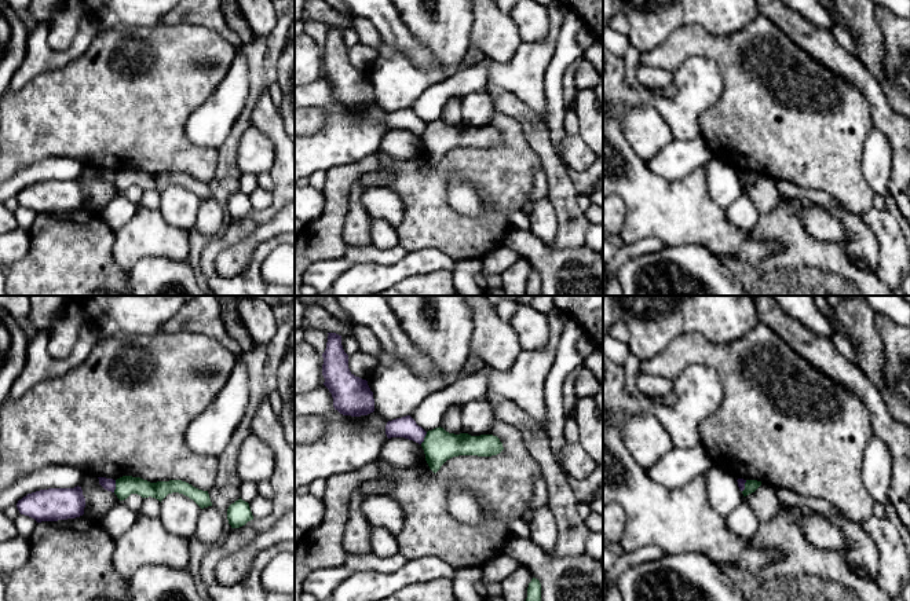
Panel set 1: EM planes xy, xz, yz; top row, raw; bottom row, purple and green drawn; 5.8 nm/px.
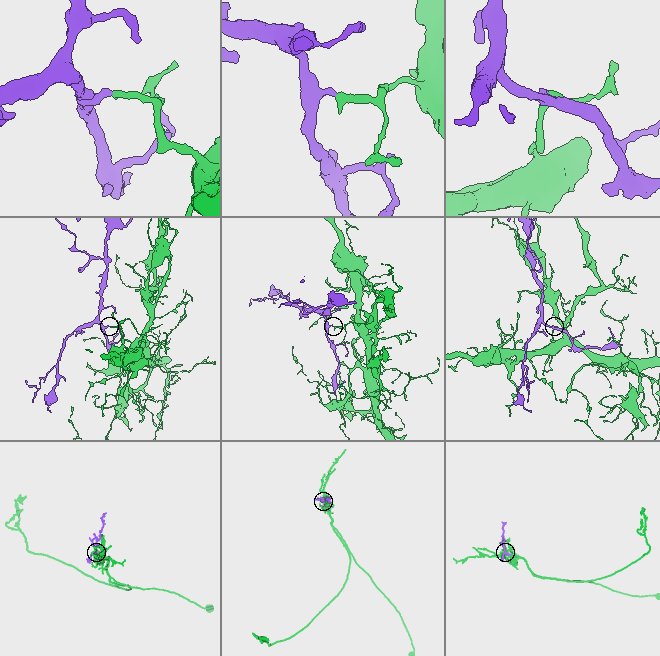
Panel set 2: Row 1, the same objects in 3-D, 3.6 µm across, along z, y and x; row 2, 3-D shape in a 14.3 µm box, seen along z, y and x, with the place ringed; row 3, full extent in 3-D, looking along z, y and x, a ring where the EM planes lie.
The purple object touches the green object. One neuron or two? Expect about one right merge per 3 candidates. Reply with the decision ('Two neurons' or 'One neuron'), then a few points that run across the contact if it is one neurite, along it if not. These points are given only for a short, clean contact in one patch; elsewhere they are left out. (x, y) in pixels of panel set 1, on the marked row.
Two neurons. Line: xy (116, 480), (113, 491)

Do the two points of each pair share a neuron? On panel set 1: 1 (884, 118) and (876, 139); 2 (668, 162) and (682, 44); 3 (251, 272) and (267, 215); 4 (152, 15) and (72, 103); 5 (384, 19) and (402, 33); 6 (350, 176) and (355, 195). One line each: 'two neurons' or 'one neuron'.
1: two neurons
2: two neurons
3: one neuron
4: two neurons
5: one neuron
6: two neurons

